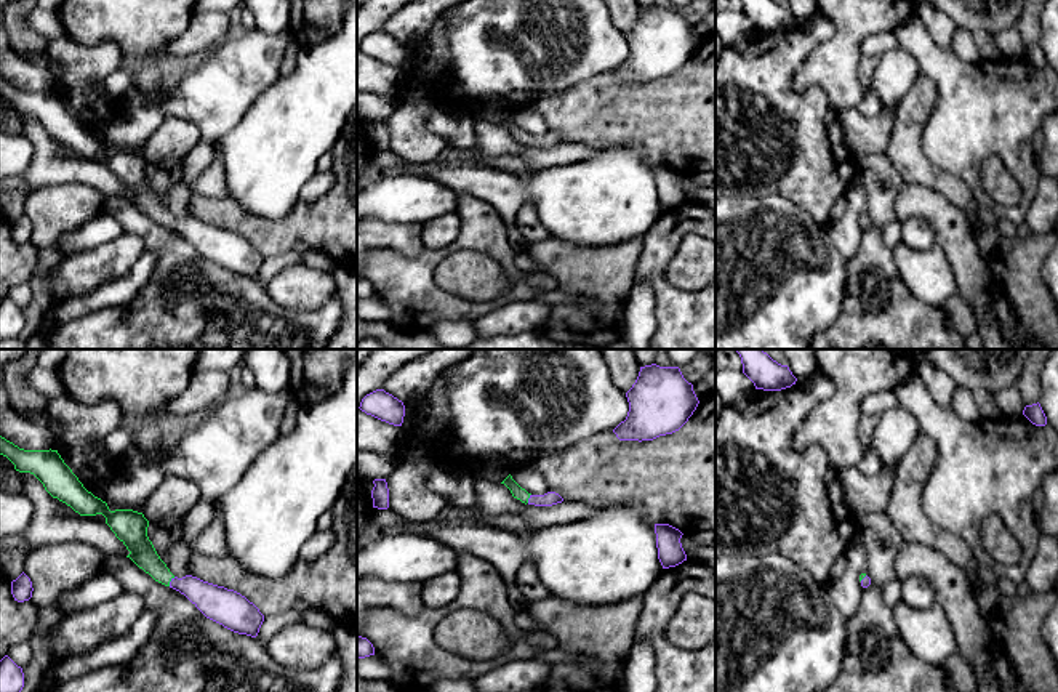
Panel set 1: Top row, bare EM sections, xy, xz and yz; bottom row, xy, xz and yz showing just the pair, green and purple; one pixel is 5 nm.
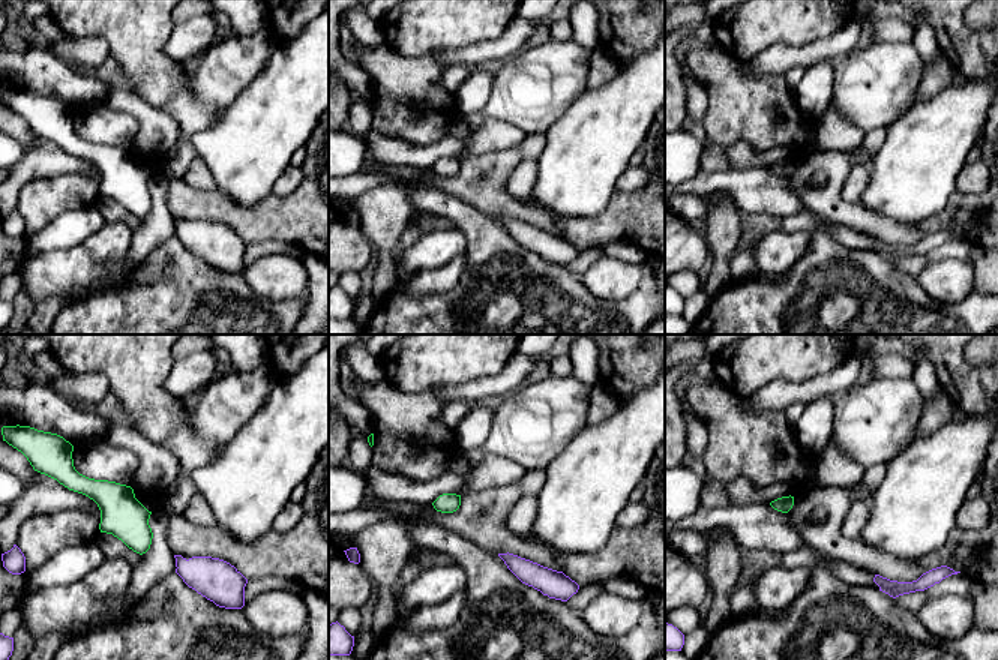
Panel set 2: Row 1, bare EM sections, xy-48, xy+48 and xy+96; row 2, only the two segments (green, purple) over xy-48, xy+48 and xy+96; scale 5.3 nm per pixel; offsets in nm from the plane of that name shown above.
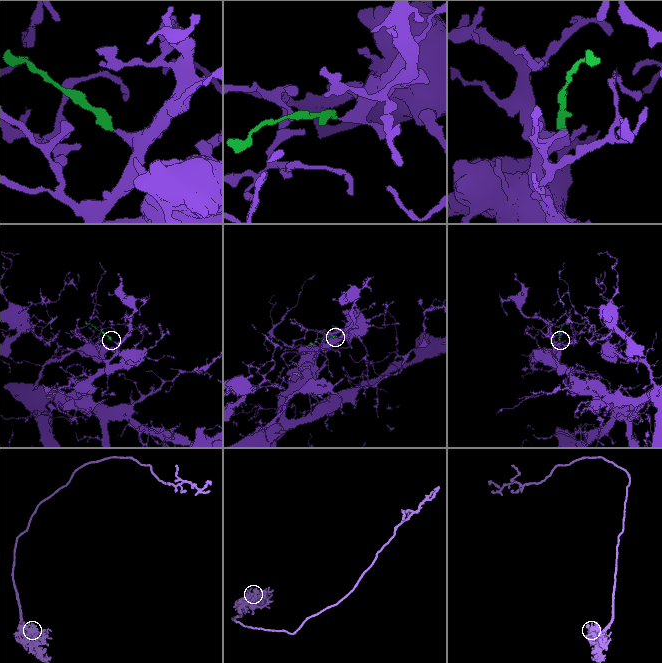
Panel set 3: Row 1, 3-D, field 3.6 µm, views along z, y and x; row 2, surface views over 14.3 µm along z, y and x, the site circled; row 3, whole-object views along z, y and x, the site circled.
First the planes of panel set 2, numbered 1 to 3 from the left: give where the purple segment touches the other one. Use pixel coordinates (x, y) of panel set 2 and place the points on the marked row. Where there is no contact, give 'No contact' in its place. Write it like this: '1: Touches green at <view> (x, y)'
1: No contact
2: No contact
3: No contact

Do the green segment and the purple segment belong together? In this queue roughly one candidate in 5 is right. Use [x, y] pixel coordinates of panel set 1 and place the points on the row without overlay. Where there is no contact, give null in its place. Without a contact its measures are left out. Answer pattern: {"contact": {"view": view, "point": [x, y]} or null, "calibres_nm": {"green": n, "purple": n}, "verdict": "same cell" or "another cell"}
{"contact": {"view": "xy", "point": [170, 221]}, "calibres_nm": {"green": 130, "purple": 170}, "verdict": "same cell"}

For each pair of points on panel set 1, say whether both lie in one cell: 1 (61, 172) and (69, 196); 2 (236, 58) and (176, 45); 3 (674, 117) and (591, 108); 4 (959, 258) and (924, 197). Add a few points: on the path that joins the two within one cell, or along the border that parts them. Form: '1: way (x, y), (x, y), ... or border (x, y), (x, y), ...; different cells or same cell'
1: border (36, 188), (87, 183), (103, 193); different cells
2: border (223, 40), (208, 50); different cells
3: way (653, 114), (612, 112); same cell
4: way (957, 244), (948, 221), (938, 212); same cell

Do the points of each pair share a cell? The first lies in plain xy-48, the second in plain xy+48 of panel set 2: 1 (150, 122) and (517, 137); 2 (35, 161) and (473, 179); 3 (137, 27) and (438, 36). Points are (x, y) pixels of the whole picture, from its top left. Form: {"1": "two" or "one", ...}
{"1": "one", "2": "one", "3": "one"}

